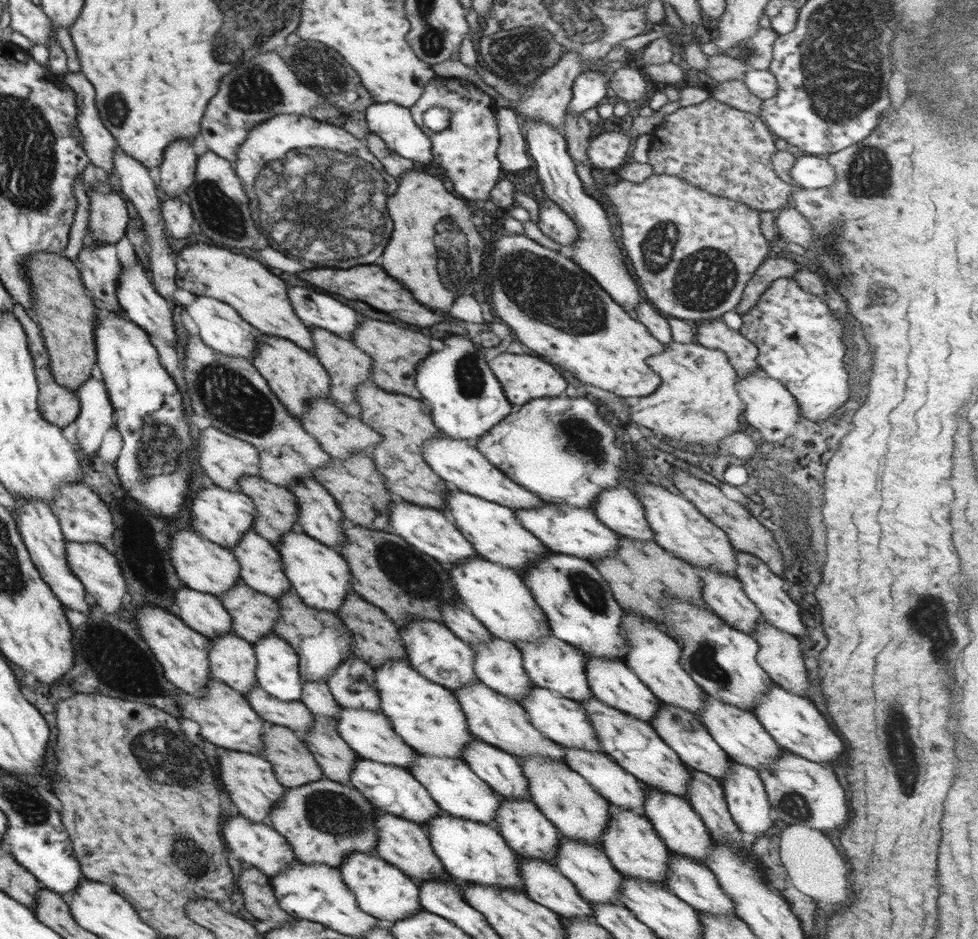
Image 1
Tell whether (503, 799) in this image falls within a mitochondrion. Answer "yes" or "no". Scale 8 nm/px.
no

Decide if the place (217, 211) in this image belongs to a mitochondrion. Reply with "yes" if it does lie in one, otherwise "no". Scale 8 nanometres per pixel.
yes

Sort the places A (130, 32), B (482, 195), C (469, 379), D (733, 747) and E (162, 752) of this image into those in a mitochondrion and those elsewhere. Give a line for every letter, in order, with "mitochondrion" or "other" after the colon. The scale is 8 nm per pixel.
A: other
B: other
C: mitochondrion
D: other
E: mitochondrion

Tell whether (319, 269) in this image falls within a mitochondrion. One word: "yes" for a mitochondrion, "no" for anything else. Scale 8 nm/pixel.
yes

